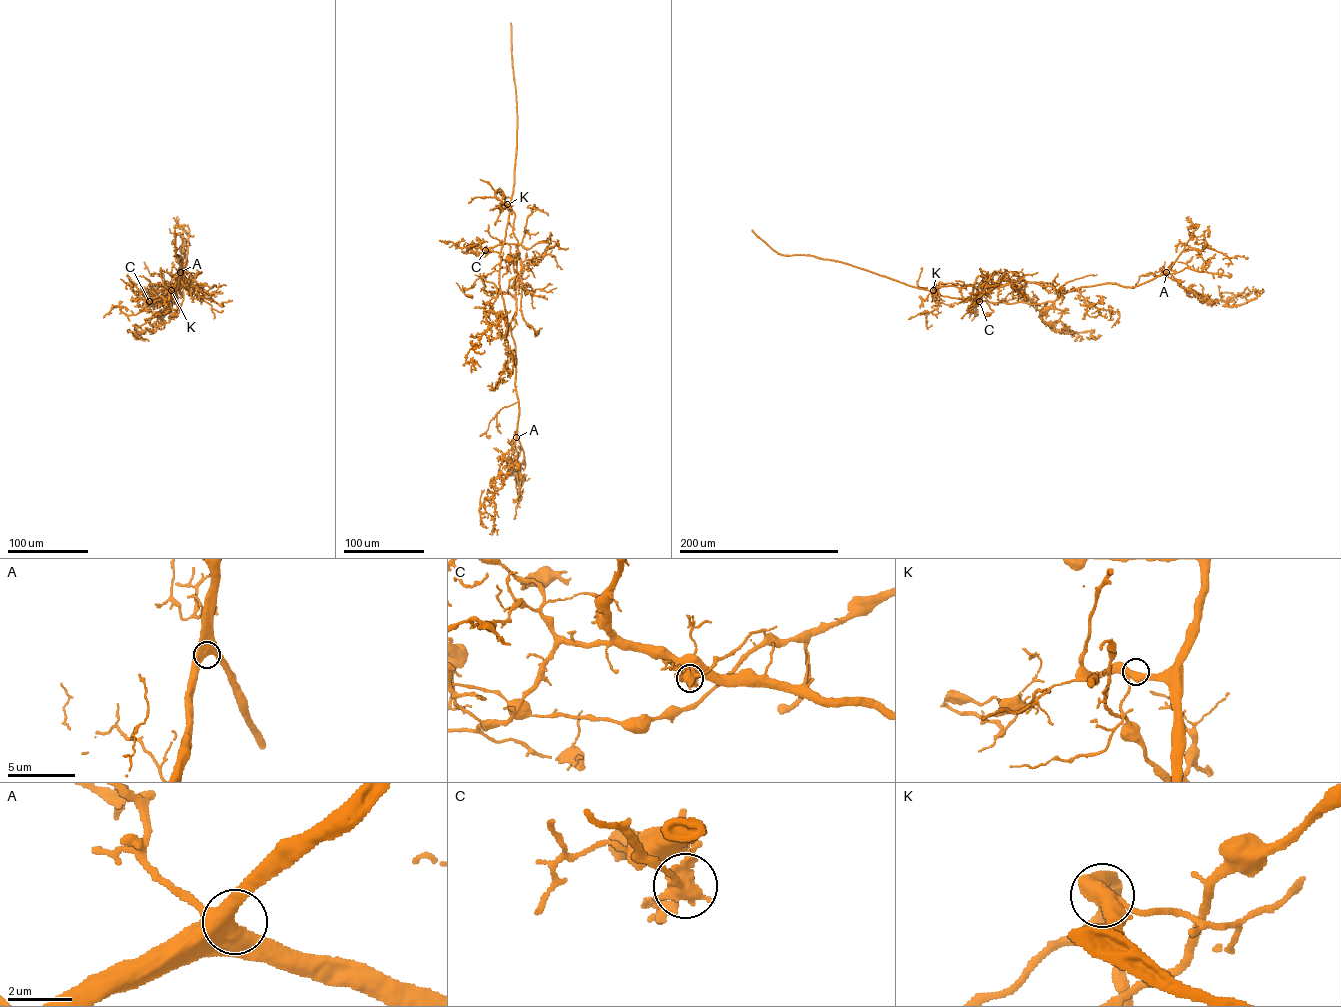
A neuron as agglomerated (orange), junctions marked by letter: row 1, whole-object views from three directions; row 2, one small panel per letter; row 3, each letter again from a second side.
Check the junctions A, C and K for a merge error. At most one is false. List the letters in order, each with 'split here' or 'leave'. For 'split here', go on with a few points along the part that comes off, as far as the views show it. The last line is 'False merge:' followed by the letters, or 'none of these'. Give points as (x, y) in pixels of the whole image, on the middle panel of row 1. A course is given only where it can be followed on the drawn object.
A: leave
C: split here | (485, 250), (502, 243), (517, 244), (522, 266), (515, 282), (516, 311), (507, 332), (505, 368)
K: leave
False merge: C

